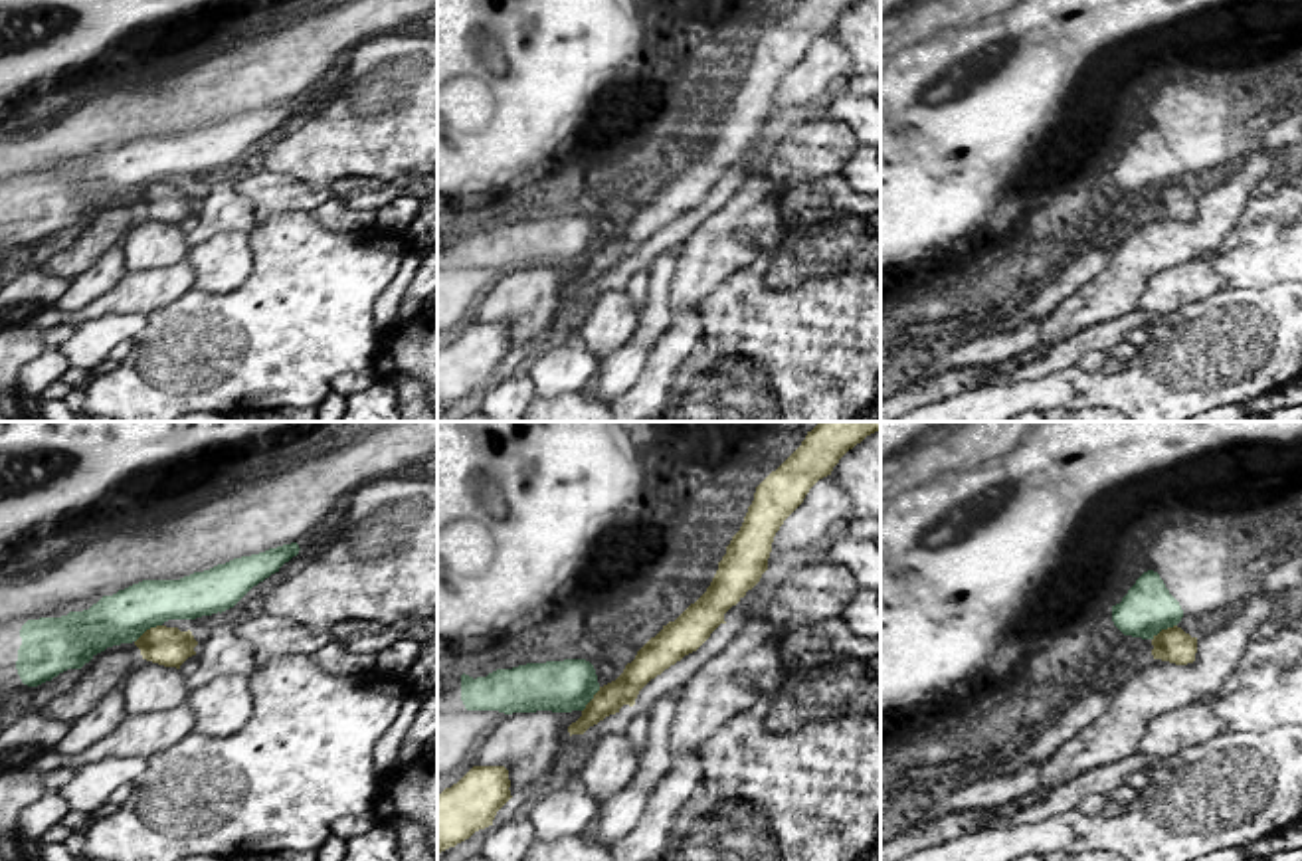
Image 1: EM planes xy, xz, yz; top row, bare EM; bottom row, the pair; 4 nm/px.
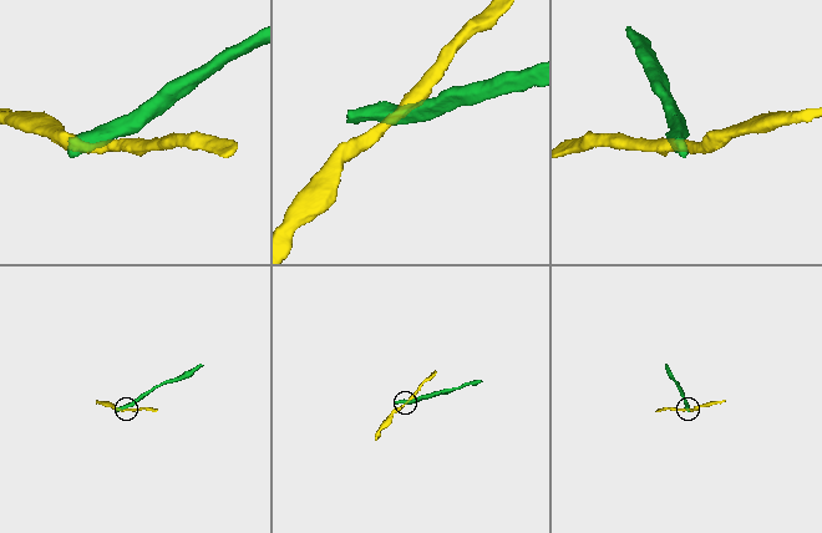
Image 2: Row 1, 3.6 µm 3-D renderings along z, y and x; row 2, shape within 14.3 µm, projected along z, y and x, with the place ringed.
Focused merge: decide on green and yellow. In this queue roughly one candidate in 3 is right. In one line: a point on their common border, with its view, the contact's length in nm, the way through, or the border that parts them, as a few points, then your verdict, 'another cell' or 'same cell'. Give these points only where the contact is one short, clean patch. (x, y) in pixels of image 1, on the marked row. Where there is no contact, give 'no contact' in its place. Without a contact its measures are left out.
xy (147, 628) | 130 nm | along xy (161, 624), (147, 630), (135, 642) | another cell

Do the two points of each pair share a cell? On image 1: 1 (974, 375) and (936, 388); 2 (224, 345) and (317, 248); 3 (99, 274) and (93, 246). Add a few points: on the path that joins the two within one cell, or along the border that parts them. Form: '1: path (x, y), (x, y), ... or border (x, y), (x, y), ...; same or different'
1: path (964, 379), (946, 384); same
2: path (248, 321), (297, 272); same
3: border (119, 244), (105, 250), (70, 282); different

